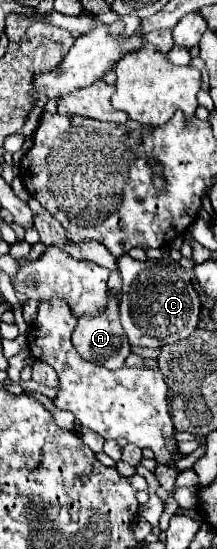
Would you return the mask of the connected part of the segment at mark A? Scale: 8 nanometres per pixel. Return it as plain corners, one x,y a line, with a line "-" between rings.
110,297
100,317
80,317
72,333
72,345
82,359
98,363
106,369
120,369
130,355
128,339
118,317
118,303

